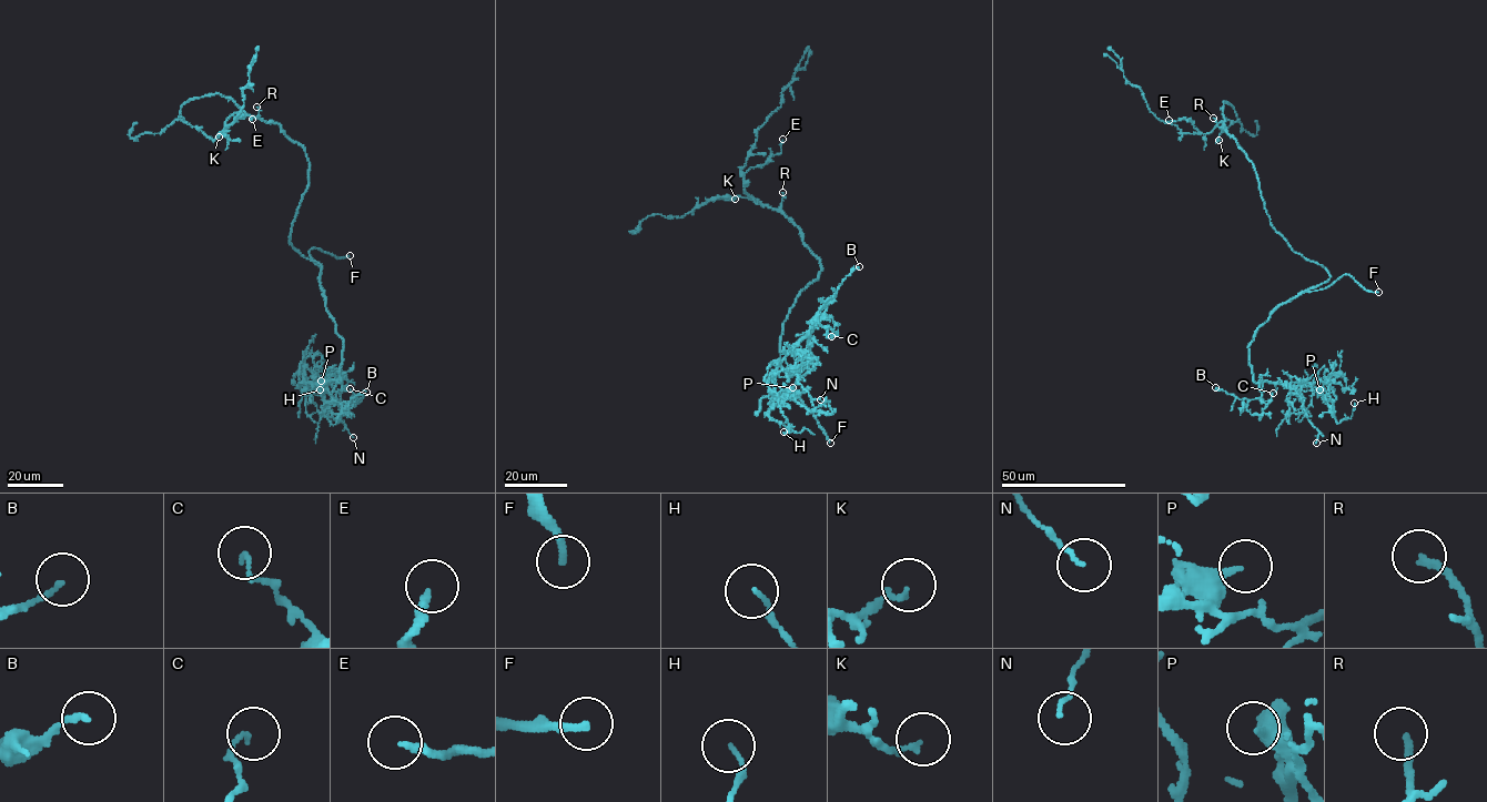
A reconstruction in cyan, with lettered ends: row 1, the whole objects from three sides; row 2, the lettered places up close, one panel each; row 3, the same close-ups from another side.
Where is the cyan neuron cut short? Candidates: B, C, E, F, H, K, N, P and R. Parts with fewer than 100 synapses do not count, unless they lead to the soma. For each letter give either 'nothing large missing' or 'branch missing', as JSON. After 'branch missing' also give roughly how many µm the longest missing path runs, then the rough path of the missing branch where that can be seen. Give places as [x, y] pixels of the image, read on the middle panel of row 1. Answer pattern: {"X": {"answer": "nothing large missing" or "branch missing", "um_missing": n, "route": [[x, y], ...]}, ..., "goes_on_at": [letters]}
{"B": {"answer": "nothing large missing"}, "C": {"answer": "nothing large missing"}, "E": {"answer": "nothing large missing"}, "F": {"answer": "branch missing", "um_missing": 35, "route": [[830, 443], [839, 465], [855, 477], [849, 478], [857, 479], [863, 487]]}, "H": {"answer": "nothing large missing"}, "K": {"answer": "nothing large missing"}, "N": {"answer": "nothing large missing"}, "P": {"answer": "nothing large missing"}, "R": {"answer": "nothing large missing"}, "goes_on_at": ["F"]}

